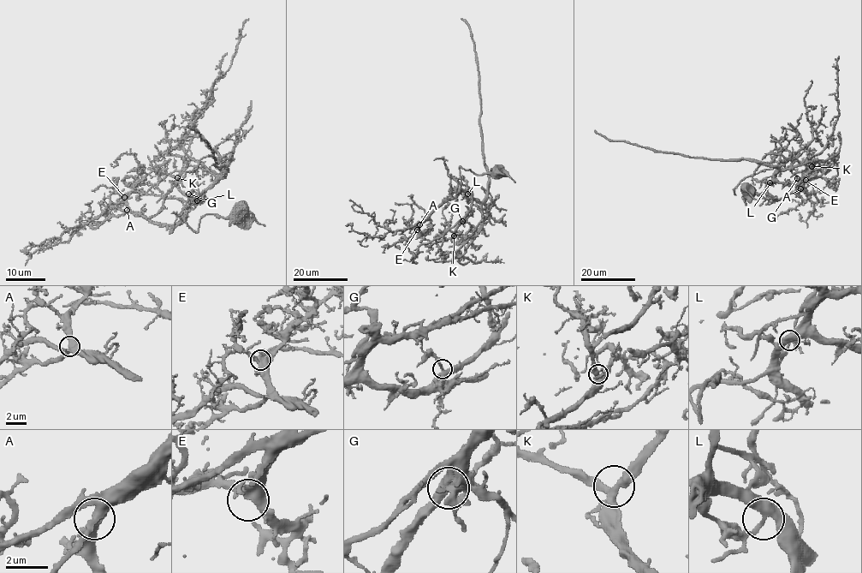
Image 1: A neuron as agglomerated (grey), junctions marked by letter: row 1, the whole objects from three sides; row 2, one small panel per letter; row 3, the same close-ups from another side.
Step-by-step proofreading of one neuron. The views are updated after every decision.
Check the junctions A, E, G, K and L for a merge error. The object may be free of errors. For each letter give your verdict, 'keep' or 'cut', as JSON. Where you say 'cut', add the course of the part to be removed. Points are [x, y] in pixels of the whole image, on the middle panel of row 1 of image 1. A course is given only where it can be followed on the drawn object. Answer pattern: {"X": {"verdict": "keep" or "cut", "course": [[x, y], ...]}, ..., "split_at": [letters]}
{"A": {"verdict": "keep"}, "E": {"verdict": "keep"}, "G": {"verdict": "keep"}, "K": {"verdict": "keep"}, "L": {"verdict": "cut", "course": [[467, 194], [465, 196], [467, 201], [466, 198], [484, 212], [488, 211], [495, 199], [481, 209]]}, "split_at": ["L"]}

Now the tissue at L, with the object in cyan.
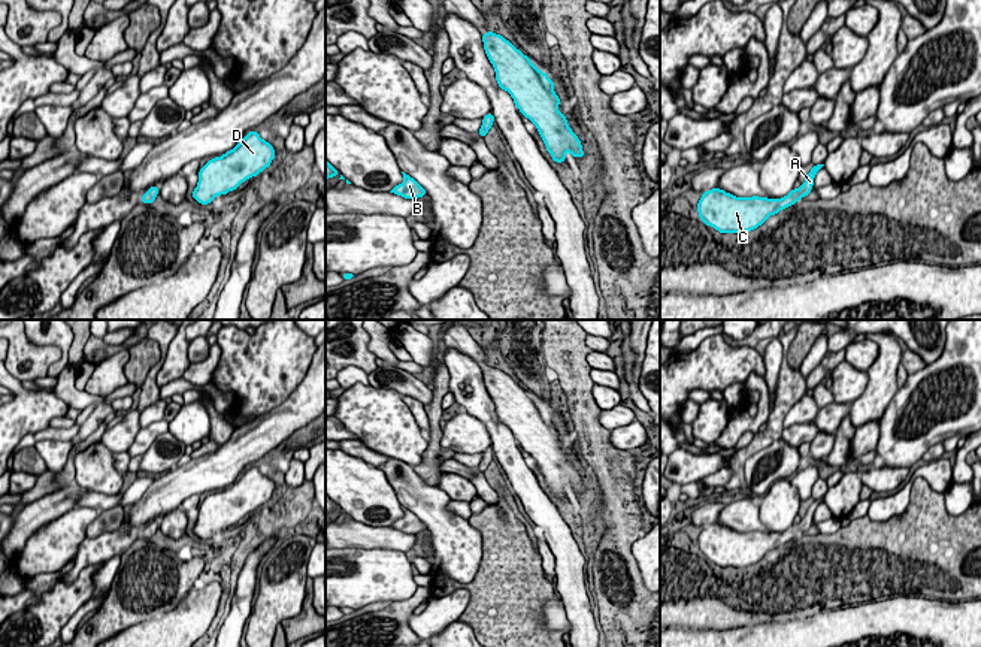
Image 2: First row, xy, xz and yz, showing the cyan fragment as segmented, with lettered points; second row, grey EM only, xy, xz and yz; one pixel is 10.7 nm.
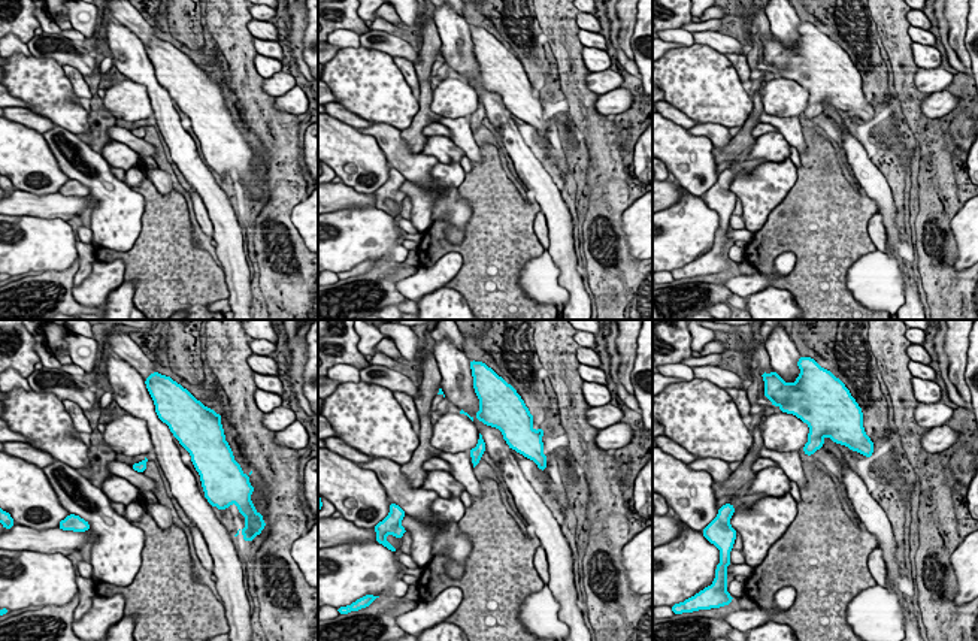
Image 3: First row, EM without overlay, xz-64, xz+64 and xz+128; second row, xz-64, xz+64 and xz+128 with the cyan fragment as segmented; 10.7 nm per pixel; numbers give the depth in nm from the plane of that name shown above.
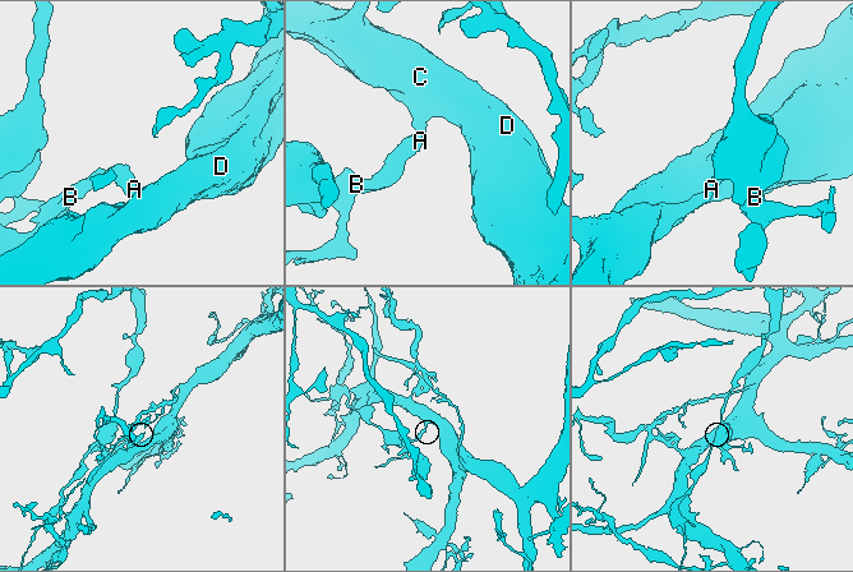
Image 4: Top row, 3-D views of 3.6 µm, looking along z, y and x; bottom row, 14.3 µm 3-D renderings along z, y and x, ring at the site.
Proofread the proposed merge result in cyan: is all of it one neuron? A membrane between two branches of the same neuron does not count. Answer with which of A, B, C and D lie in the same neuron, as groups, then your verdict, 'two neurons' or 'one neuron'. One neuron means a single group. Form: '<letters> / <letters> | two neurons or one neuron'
A B / C D | two neurons

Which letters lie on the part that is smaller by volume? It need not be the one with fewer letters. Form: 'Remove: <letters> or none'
Remove: A, B

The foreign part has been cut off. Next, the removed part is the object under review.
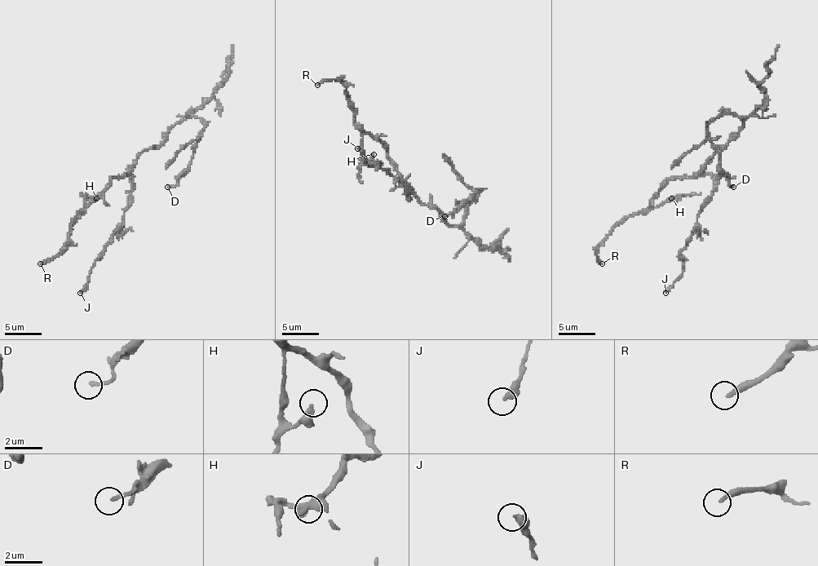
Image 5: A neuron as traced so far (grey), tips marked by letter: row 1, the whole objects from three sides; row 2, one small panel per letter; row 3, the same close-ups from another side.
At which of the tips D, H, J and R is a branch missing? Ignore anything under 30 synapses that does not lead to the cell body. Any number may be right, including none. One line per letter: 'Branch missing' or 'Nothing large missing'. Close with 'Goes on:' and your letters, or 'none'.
D: Nothing large missing
H: Nothing large missing
J: Nothing large missing
R: Branch missing
Goes on: R

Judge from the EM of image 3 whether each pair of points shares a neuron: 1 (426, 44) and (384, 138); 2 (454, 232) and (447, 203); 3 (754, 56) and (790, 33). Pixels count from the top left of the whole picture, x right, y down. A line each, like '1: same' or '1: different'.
1: different
2: same
3: different

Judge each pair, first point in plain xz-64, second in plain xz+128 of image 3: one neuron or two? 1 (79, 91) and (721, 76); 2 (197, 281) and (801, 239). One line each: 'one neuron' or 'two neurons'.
1: two neurons
2: one neuron

